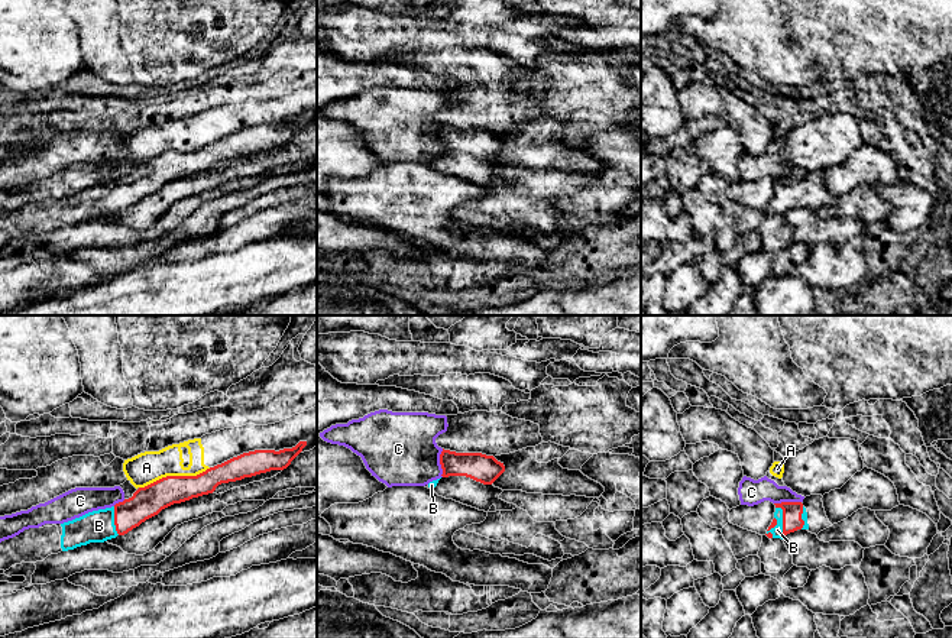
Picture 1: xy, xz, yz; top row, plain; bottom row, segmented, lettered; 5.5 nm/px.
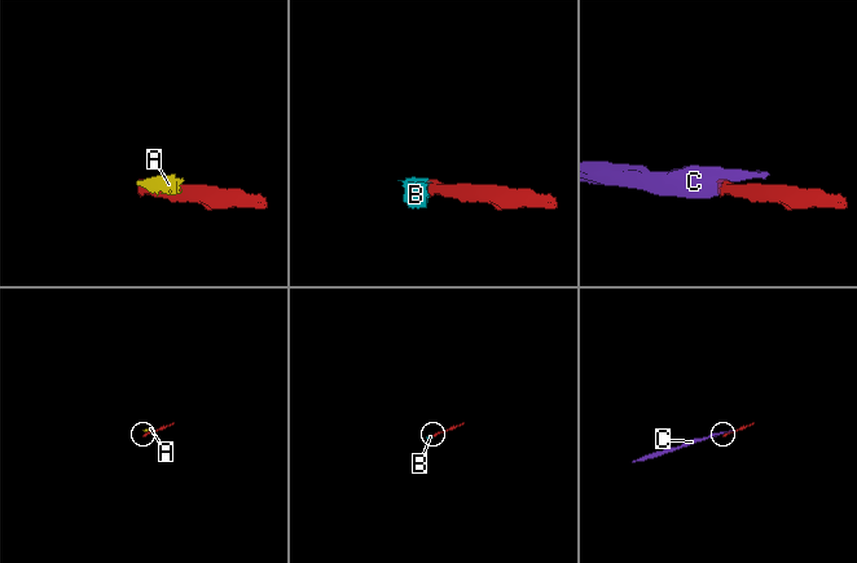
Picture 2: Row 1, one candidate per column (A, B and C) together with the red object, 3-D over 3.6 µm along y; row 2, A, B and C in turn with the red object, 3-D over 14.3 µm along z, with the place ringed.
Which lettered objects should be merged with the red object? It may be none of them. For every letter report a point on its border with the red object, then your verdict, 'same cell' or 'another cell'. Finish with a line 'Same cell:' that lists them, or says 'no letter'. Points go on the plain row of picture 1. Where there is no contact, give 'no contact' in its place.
A: meets red in xy at (174, 152); another cell
B: meets red in yz at (783, 196); same cell
C: meets red in xz at (440, 139); another cell
Same cell: B

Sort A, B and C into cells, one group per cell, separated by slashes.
A C / B

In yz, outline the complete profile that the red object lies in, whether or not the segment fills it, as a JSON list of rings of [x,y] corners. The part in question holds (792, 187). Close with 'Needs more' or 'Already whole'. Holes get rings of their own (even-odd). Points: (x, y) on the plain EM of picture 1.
[[[822,171],[806,172],[802,178],[774,179],[775,188],[771,201],[767,205],[768,214],[784,214],[797,205],[807,205],[812,210],[832,203],[829,198]]]. Needs more

